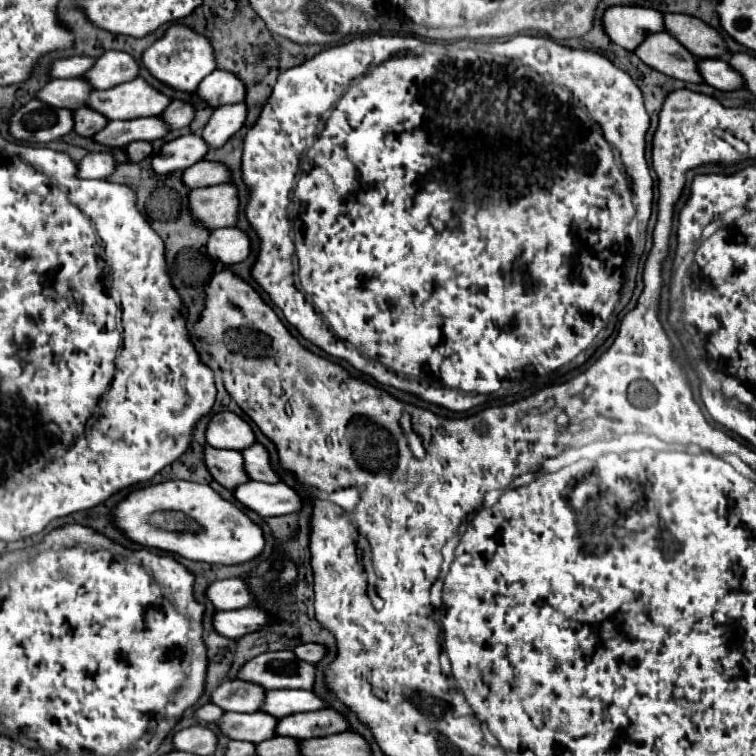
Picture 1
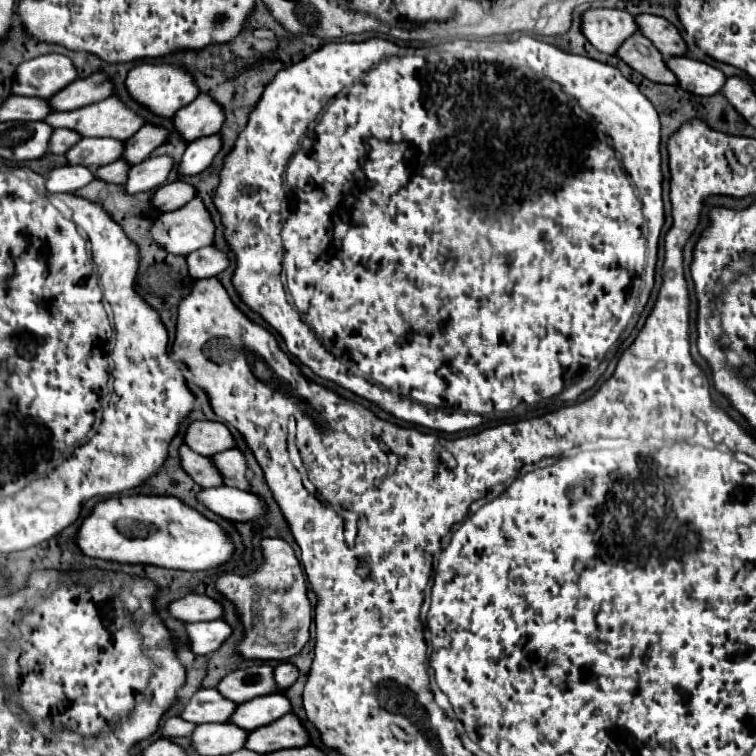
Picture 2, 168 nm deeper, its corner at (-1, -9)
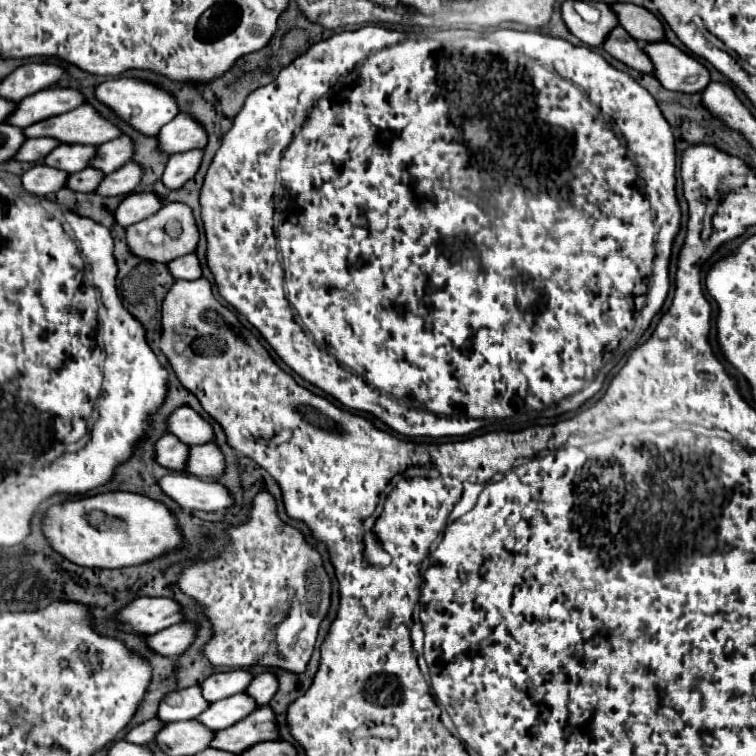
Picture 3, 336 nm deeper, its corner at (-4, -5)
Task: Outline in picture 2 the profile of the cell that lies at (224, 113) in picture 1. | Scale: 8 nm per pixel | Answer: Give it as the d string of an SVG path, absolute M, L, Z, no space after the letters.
M218 134L214 136L208 136L208 138L198 138L196 142L190 142L182 160L180 160L180 166L178 170L184 174L184 176L194 176L194 174L200 174L202 170L206 170L214 156L218 154L222 146L222 140Z

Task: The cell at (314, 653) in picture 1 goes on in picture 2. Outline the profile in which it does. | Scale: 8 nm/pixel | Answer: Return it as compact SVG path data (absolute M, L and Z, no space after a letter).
M280 664L274 668L274 682L278 692L288 690L298 680L298 668L292 664Z

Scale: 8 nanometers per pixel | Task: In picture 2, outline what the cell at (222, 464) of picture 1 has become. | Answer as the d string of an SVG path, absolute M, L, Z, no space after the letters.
M186 444L180 446L178 450L180 454L180 466L184 468L184 472L202 488L210 488L210 486L222 486L222 476L220 472L214 468L212 460L206 456L200 456L192 450L188 450Z

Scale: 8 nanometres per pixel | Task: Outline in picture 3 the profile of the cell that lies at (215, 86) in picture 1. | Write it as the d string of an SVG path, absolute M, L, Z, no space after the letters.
M187 112L177 114L159 132L159 148L161 152L167 152L167 154L205 148L205 144L207 144L207 130L203 128L201 122L197 122Z

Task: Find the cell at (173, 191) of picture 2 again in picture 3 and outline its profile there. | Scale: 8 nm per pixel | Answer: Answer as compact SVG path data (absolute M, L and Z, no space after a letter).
M137 192L129 194L115 212L115 218L121 226L137 224L139 220L145 220L147 216L153 216L163 206L163 200L153 192Z

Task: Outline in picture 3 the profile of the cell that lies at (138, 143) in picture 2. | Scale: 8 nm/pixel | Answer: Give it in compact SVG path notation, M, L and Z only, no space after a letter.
M119 136L103 146L99 146L97 156L91 160L93 168L103 170L105 174L111 174L115 170L119 170L123 164L127 164L133 158L135 152L135 144L129 136Z

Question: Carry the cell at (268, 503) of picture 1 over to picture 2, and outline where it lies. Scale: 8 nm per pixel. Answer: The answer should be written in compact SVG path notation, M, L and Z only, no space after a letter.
M228 486L202 488L196 494L196 500L210 512L232 522L248 522L252 518L262 518L266 512L266 504L262 498Z

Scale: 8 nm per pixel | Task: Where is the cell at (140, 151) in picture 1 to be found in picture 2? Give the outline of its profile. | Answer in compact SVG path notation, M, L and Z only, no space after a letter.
M118 160L118 162L112 162L112 164L106 164L106 166L96 168L94 174L96 174L96 180L108 182L108 184L124 184L126 174L128 174L128 168L130 166L124 160Z

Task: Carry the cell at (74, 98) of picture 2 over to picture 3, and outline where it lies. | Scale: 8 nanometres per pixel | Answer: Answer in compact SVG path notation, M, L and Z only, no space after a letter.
M47 88L31 94L31 98L21 100L7 122L13 126L27 128L35 122L41 122L43 118L51 118L75 110L83 102L85 96L75 88Z

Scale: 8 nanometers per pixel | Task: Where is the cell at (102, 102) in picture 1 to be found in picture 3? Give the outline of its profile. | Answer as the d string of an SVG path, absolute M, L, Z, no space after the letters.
M83 104L71 112L59 114L55 118L47 118L43 122L35 122L25 128L27 138L51 136L63 144L105 144L121 136L121 128L101 116L95 106Z

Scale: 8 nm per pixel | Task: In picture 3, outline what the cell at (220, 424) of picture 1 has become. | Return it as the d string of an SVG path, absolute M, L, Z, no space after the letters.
M177 408L169 418L169 430L189 446L207 444L215 438L213 426L191 408Z

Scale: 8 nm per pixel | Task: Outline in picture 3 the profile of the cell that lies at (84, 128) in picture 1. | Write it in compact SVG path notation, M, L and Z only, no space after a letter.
M29 138L21 150L17 152L15 160L21 162L41 162L45 154L49 154L53 148L57 148L59 142L55 138Z

